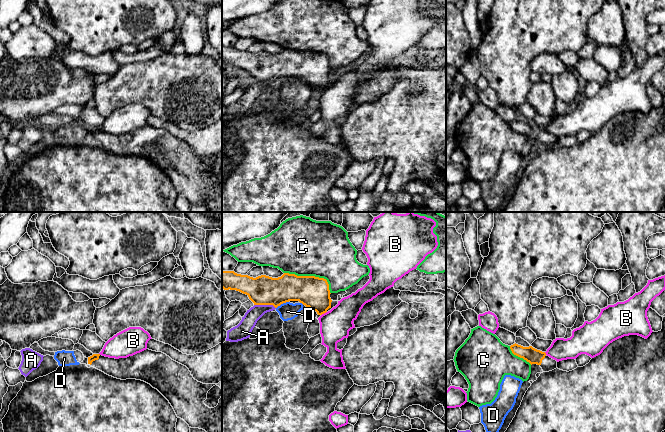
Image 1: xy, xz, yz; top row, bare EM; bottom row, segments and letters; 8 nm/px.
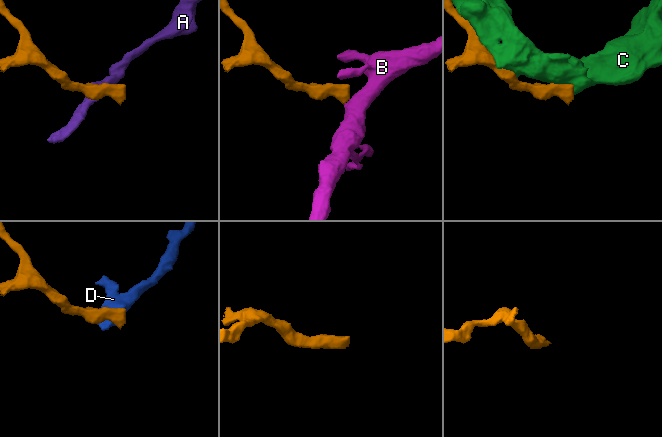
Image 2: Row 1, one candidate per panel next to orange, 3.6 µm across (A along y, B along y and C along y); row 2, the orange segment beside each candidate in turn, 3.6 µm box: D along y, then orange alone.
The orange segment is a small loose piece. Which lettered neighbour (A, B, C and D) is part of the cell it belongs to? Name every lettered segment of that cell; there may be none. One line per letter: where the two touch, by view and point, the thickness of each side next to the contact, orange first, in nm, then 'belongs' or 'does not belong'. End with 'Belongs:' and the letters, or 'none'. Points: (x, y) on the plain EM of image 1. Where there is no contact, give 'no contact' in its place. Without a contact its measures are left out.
A: xz (265, 80) | 240/120 nm | does not belong
B: xz (323, 89) | 260/240 nm | does not belong
C: xz (312, 52) | 260/440 nm | does not belong
D: xz (282, 79) | 240/140 nm | does not belong
Belongs: none

